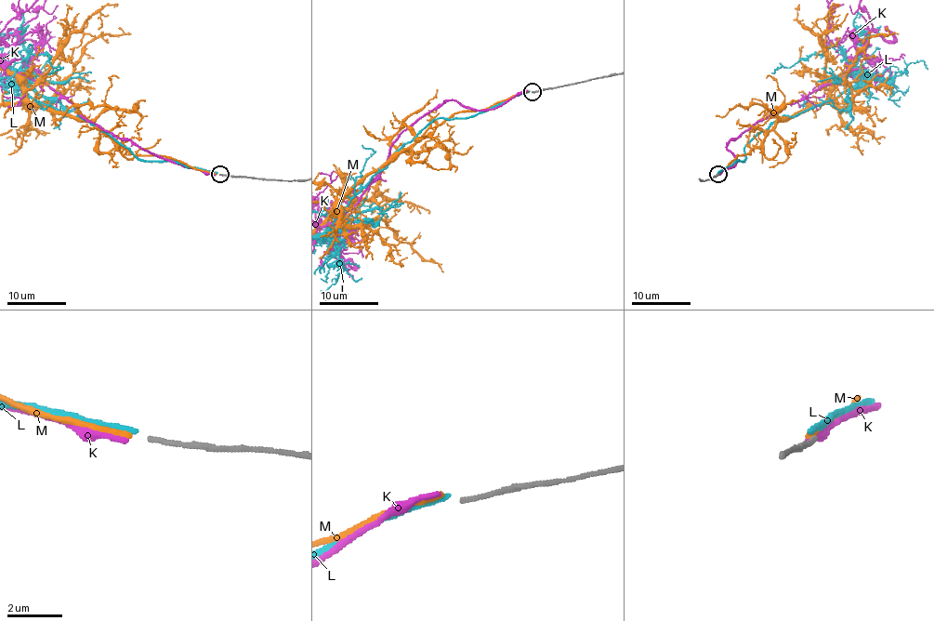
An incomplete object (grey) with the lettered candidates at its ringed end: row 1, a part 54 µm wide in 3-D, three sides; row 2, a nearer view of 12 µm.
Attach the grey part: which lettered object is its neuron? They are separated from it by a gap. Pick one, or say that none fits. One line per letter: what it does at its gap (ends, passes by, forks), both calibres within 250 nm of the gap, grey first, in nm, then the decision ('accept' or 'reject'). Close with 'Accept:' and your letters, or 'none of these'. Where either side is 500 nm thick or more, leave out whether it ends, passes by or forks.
K: it ends | 150/190 nm | reject
L: it ends | 150/200 nm | reject
M: it ends | 150/220 nm | accept
Accept: M

